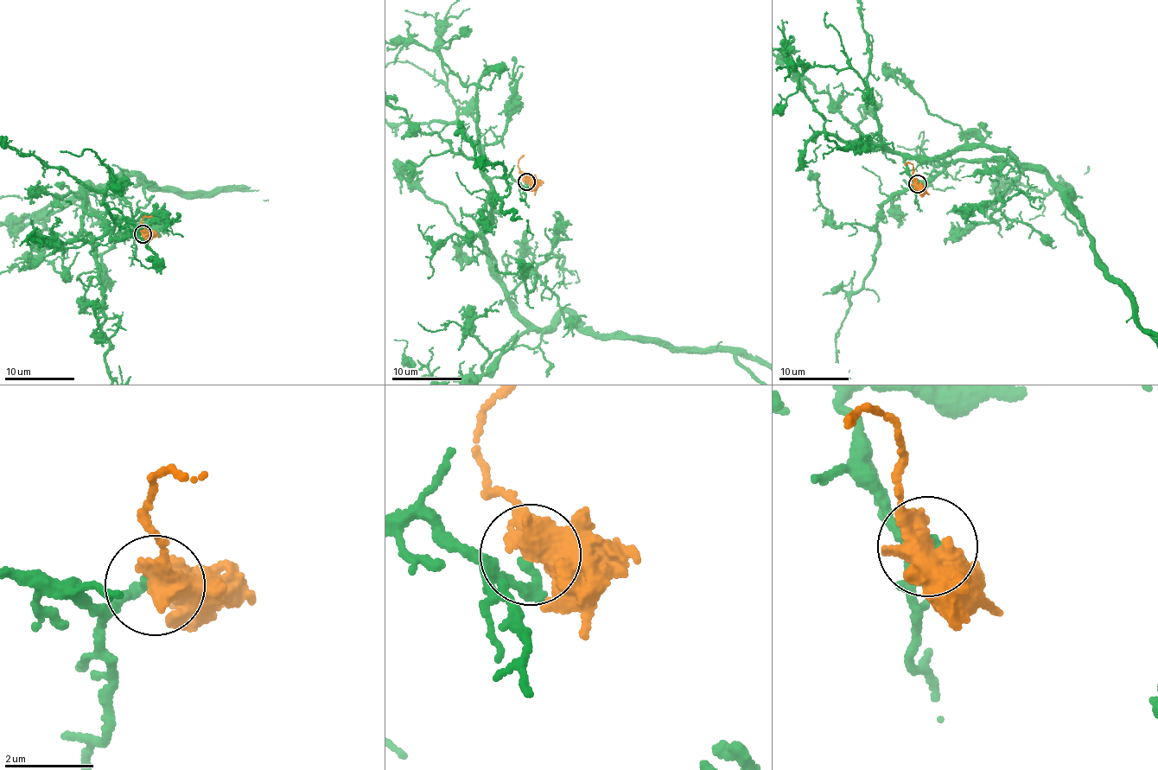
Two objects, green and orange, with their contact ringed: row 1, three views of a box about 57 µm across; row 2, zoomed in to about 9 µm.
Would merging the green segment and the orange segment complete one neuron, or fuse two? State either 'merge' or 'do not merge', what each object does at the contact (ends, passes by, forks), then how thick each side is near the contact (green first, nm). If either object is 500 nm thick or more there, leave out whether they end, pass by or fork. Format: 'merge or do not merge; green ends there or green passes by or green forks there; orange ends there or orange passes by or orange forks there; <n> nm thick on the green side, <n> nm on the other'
merge; 240 nm thick on the green side, 550 nm on the other

